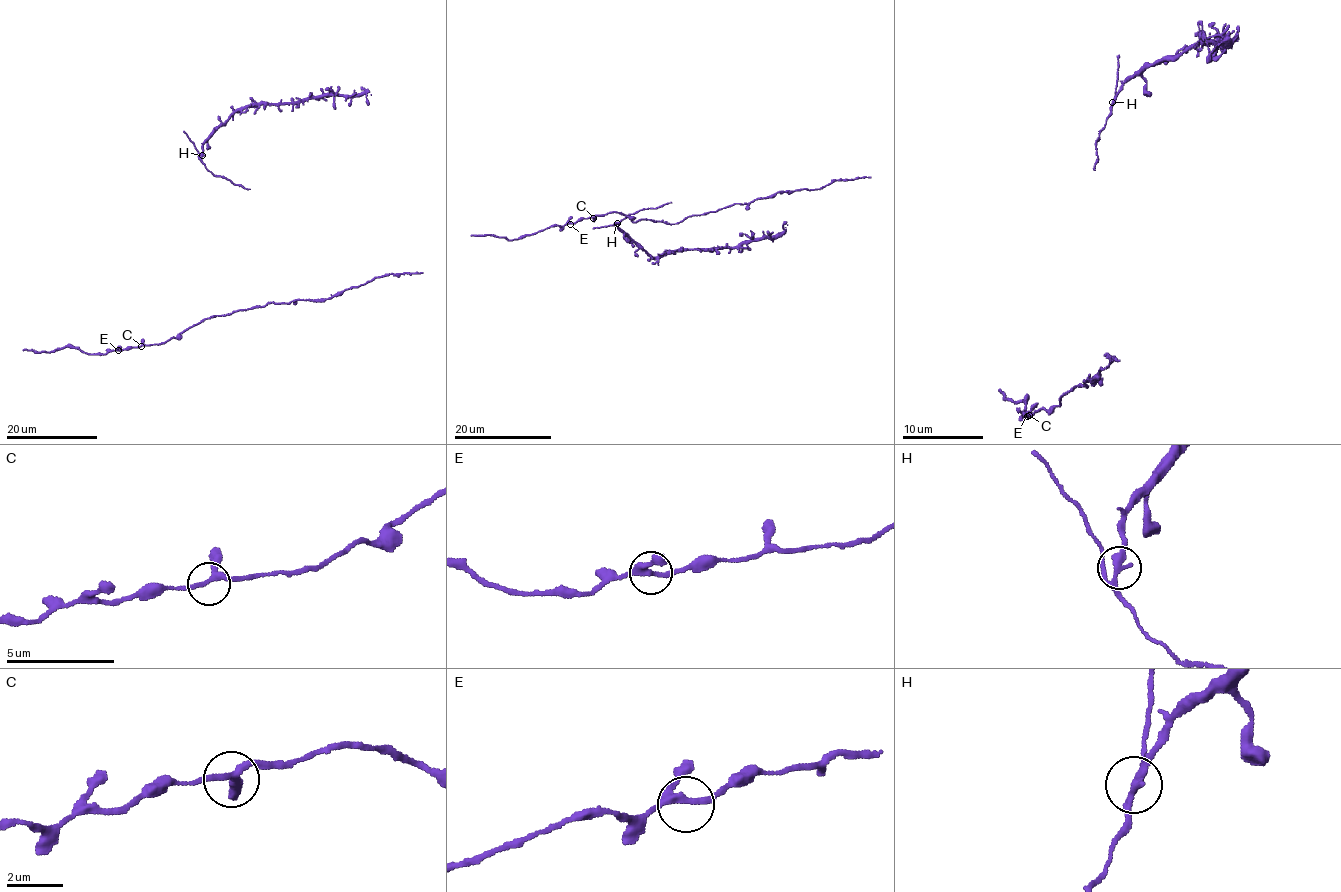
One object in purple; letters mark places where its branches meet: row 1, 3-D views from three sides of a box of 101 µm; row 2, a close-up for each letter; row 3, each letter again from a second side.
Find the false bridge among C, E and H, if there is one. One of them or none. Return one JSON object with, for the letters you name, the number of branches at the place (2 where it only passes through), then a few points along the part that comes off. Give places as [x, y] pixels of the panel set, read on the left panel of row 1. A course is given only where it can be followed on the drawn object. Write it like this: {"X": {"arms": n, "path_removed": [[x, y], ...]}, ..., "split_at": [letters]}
{"H": {"arms": 3, "path_removed": [[202, 156], [202, 164], [215, 175], [250, 189]]}, "split_at": ["H"]}

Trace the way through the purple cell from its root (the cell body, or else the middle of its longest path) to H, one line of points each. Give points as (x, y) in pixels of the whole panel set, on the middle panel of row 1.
H: (672, 203), (640, 209), (617, 223)

